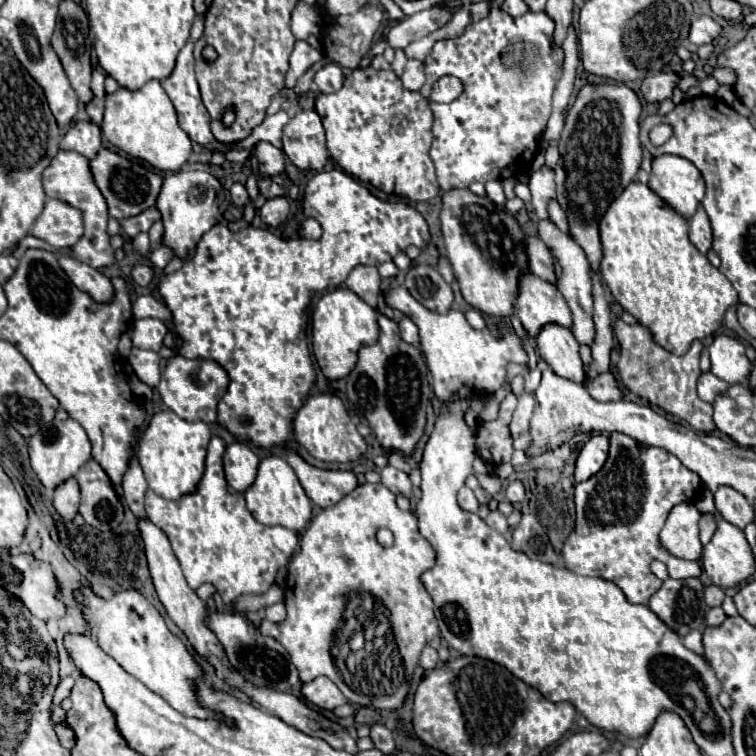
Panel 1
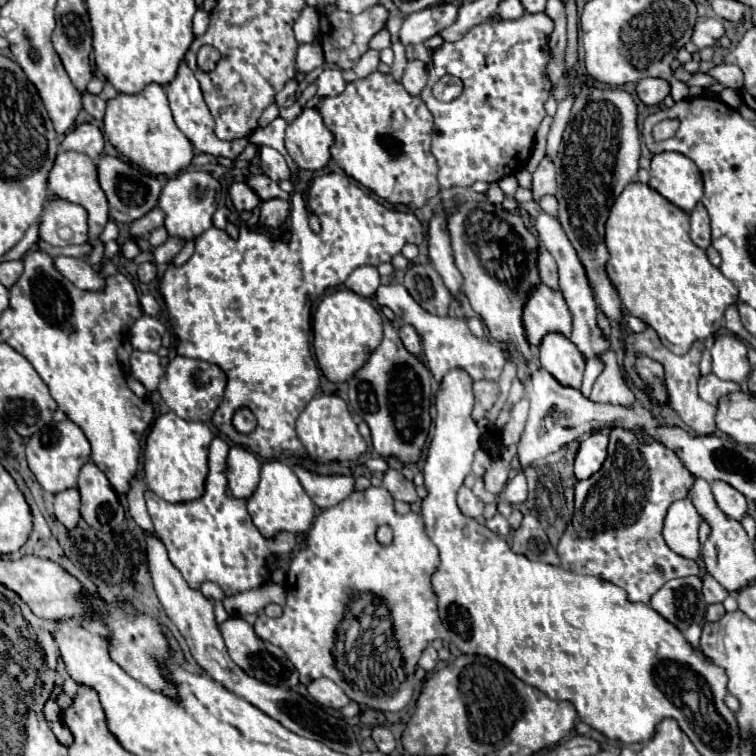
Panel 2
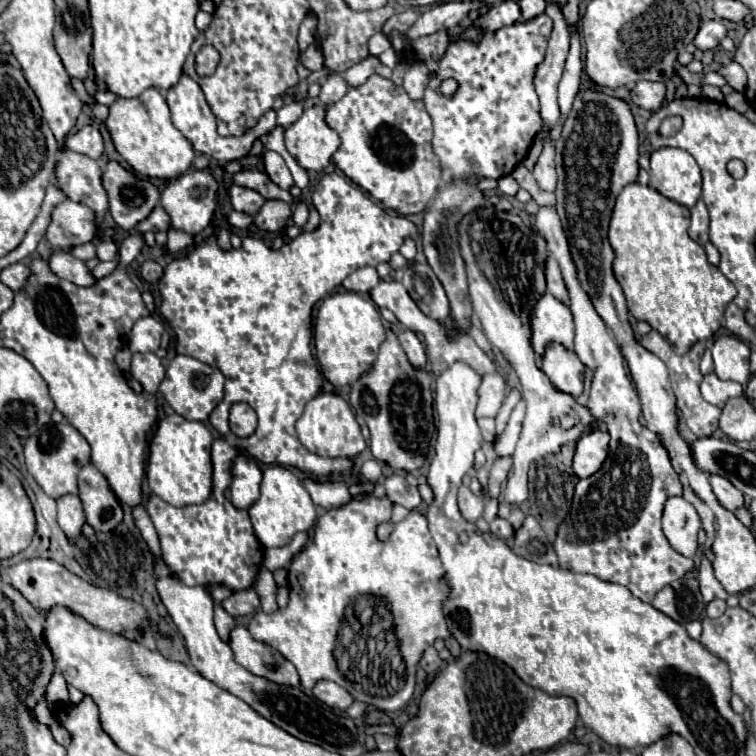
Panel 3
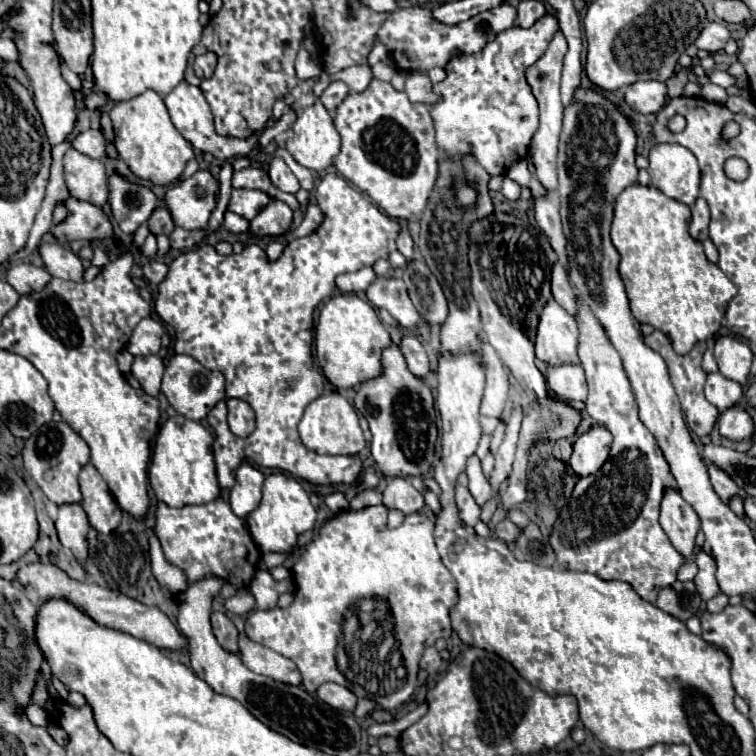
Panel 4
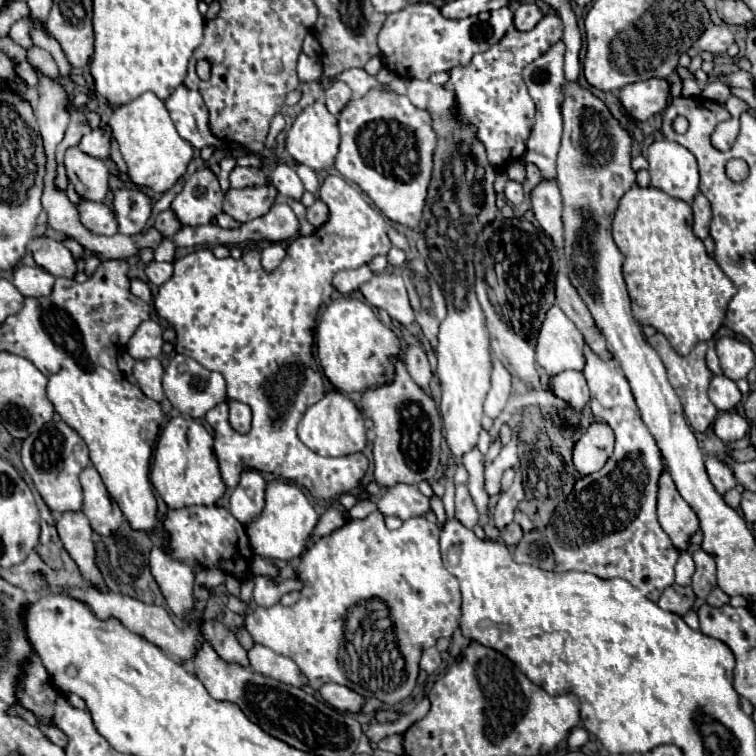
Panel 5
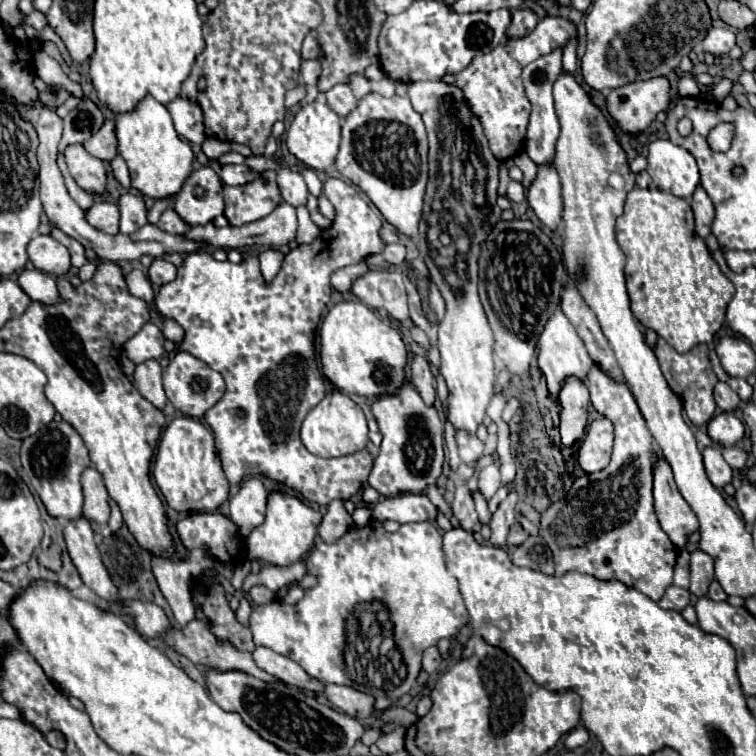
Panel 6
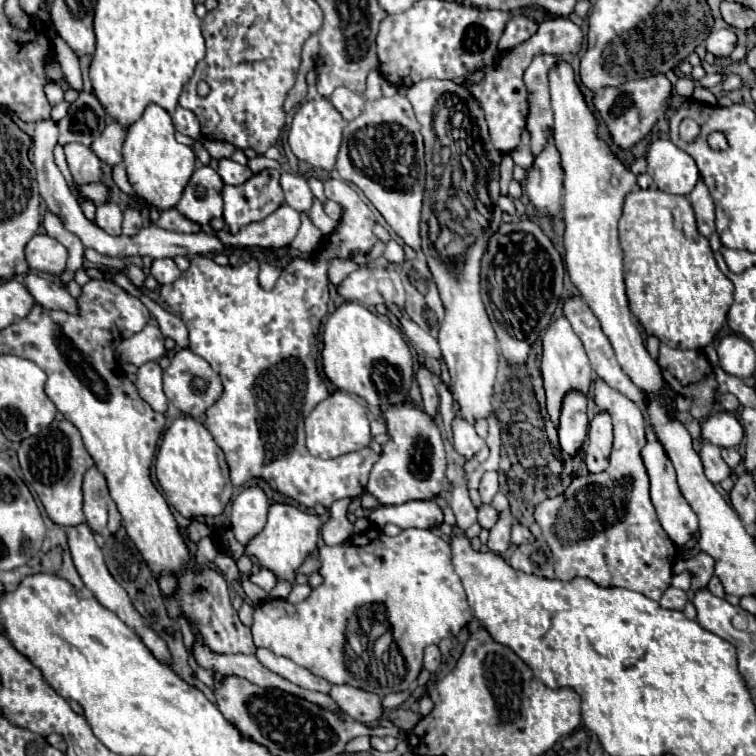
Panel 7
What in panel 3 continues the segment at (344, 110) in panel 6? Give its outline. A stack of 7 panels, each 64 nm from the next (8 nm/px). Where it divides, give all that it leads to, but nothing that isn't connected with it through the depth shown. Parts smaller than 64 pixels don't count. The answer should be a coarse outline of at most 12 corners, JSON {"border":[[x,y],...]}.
{"border":[[330,74],[320,90],[326,106],[338,102],[348,90],[340,74]]}

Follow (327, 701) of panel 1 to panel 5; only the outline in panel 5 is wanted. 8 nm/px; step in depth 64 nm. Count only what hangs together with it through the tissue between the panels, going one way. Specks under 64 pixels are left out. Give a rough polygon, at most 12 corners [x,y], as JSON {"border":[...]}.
{"border":[[324,684],[320,694],[340,712],[360,714],[364,698],[340,684]]}

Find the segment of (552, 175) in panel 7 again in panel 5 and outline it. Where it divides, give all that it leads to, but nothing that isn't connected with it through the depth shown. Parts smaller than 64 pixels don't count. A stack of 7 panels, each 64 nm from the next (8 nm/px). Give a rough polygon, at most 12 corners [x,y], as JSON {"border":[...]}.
{"border":[[554,178],[532,192],[532,210],[554,246],[564,244],[562,198]]}

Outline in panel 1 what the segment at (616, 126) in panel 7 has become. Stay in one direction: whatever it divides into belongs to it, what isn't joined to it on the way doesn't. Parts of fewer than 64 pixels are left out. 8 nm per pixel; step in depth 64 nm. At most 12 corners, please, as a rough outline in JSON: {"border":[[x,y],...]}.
{"border":[[674,72],[648,74],[640,92],[646,102],[672,98],[680,76]]}

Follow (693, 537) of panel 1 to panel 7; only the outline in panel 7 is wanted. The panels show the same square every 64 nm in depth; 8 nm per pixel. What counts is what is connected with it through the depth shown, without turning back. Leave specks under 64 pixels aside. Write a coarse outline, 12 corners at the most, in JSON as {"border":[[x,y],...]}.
{"border":[[664,446],[642,448],[650,498],[660,524],[680,548],[698,516],[676,484]]}

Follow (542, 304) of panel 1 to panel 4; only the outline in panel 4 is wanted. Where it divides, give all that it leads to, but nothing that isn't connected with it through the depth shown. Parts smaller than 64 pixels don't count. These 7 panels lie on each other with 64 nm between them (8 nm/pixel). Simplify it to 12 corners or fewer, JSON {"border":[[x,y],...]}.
{"border":[[550,300],[540,316],[536,358],[580,364],[578,324]]}

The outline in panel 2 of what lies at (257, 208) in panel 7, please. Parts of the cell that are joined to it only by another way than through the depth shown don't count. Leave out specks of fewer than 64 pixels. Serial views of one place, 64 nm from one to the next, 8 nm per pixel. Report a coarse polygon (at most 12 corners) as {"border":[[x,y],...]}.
{"border":[[244,182],[230,186],[230,200],[236,210],[254,210],[258,194]]}

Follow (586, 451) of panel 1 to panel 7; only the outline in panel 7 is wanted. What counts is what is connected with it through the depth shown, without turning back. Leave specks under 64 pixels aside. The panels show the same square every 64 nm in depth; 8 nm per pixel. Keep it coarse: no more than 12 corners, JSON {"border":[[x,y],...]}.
{"border":[[612,418],[590,422],[584,460],[588,472],[604,472],[612,450]]}

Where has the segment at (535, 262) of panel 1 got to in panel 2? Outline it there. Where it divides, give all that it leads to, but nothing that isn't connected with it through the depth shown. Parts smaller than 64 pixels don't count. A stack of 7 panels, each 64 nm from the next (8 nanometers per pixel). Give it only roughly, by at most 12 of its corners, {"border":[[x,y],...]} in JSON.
{"border":[[540,248],[540,280],[552,288],[558,286],[558,268],[548,250]]}

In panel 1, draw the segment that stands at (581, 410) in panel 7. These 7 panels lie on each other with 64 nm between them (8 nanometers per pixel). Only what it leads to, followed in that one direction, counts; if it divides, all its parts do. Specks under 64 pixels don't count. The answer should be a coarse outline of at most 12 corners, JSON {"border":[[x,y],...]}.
{"border":[[548,324],[536,342],[554,374],[584,382],[578,342],[568,328]]}

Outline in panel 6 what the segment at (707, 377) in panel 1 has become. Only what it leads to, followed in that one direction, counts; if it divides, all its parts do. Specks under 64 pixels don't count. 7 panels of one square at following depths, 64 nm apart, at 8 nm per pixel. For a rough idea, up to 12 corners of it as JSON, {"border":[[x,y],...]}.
{"border":[[724,382],[714,388],[714,400],[722,410],[736,410],[738,394]]}

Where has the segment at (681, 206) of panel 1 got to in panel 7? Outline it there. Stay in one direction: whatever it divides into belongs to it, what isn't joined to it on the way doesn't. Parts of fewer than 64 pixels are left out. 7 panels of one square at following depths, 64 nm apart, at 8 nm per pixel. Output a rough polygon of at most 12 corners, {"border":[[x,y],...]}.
{"border":[[654,140],[646,154],[654,184],[690,194],[698,168],[670,140]]}

